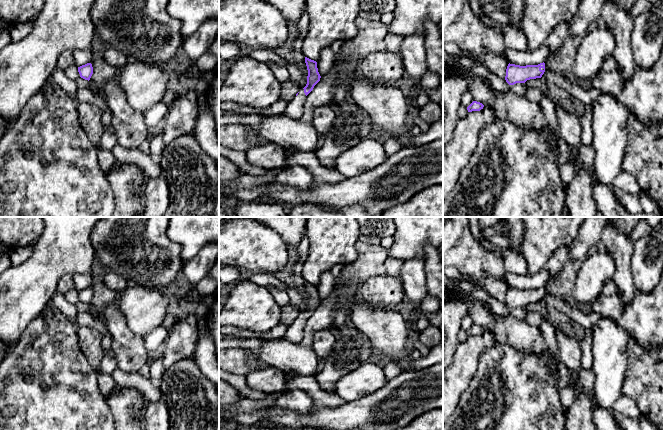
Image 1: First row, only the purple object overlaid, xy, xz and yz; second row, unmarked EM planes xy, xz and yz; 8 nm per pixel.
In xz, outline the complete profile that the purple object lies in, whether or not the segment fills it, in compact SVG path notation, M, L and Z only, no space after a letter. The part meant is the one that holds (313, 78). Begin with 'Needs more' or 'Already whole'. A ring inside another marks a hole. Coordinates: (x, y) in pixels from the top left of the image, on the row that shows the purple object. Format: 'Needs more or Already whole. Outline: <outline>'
Already whole. Outline: M305 57L305 63L308 70L307 84L303 88L304 93L307 96L314 88L314 86L320 81L320 74L317 68L317 62Z

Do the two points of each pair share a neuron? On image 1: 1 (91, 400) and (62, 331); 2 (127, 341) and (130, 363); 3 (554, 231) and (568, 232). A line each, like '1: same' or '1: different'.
1: same
2: same
3: same

